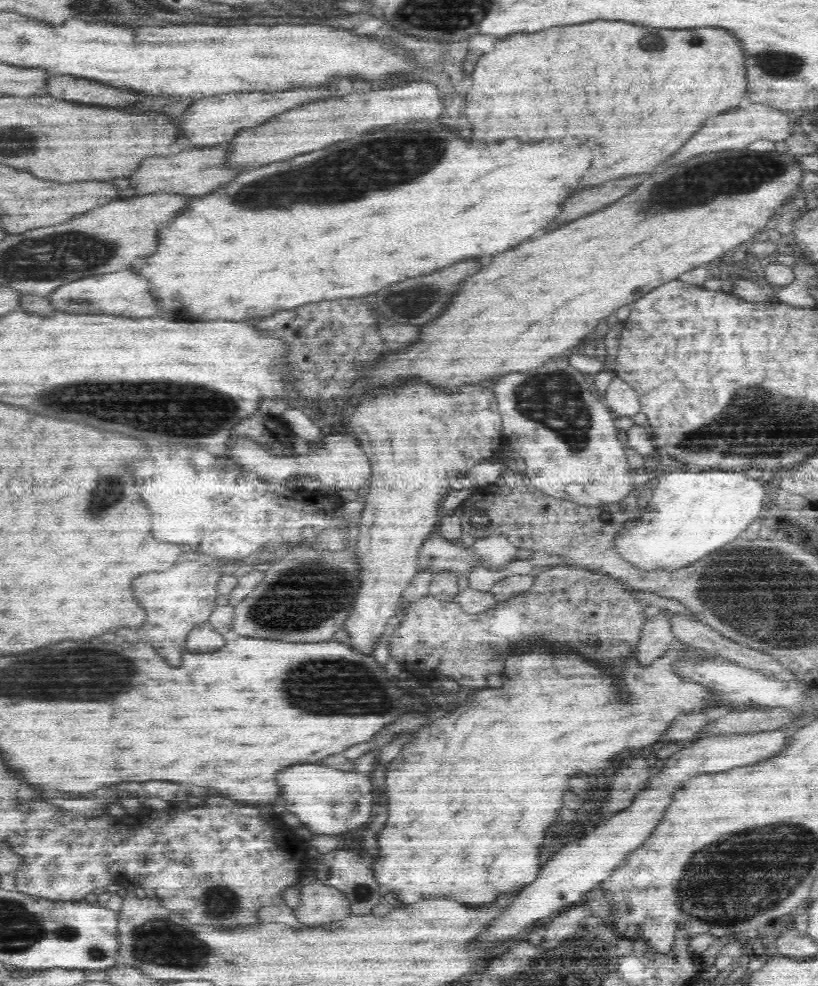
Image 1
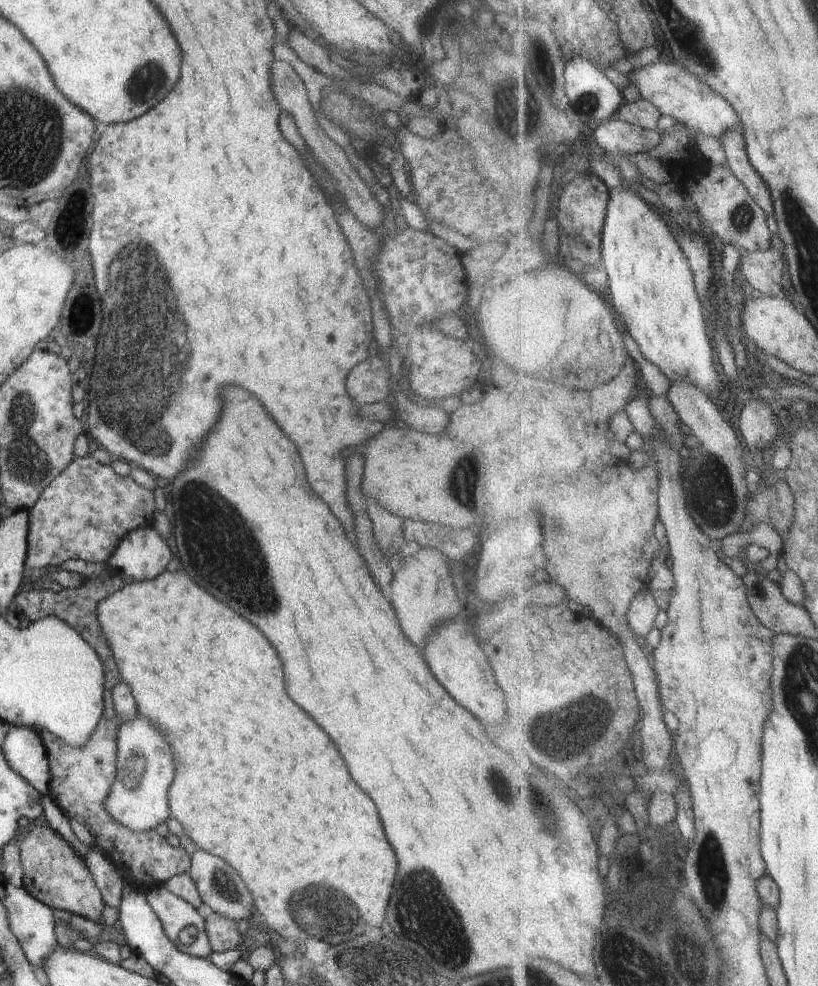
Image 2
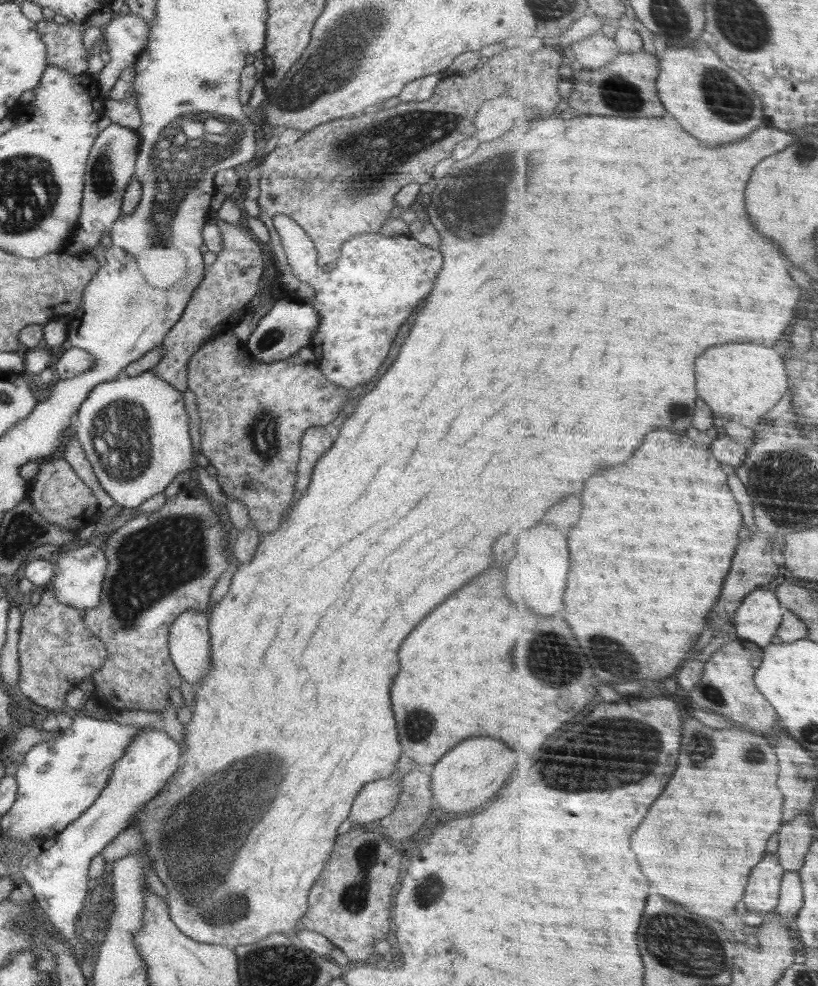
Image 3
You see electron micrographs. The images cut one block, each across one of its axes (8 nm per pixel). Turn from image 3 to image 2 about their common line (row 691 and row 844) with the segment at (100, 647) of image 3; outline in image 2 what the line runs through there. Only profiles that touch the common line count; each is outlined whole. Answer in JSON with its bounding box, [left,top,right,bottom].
[19,822,106,924]

